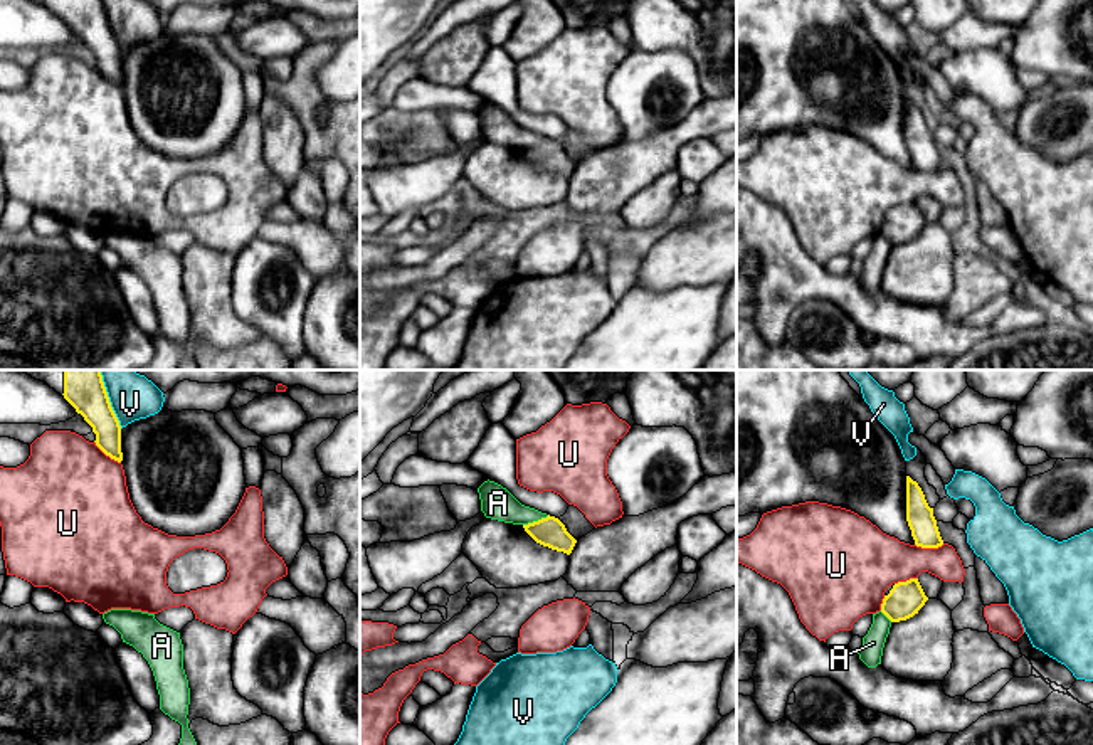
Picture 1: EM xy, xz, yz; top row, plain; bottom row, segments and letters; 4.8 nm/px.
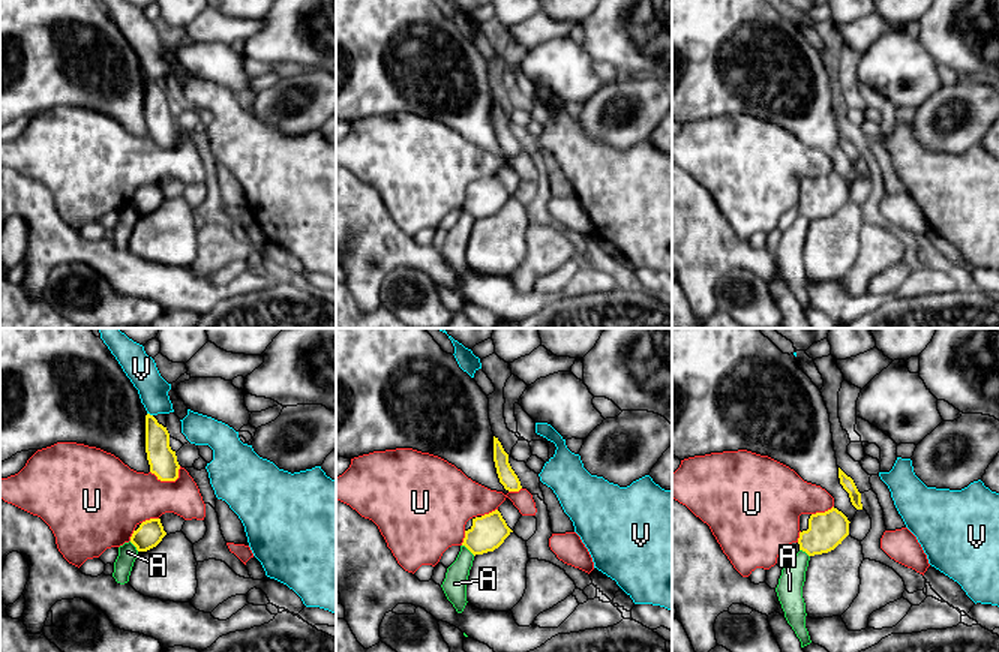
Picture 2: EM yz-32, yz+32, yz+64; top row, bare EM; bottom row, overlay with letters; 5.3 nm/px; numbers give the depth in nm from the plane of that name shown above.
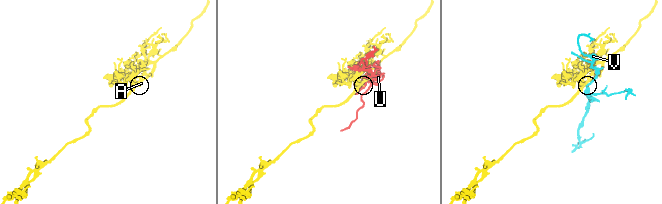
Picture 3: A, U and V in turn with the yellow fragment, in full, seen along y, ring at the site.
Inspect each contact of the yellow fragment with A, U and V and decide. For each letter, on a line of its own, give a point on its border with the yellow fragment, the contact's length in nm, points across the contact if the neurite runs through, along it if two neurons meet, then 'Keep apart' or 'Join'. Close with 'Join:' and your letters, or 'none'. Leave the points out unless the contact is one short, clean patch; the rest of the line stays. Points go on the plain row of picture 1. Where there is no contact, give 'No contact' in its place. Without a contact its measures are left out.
A: Touches yellow at xz (535, 145). Shared border 140 nm. Boundary: xz (549, 138), (523, 148). Keep apart
U: Touches yellow at yz (929, 170). Shared border 140 nm. Keep apart
V: Touches yellow at xy (110, 26). Shared border 260 nm. Keep apart
Join: none

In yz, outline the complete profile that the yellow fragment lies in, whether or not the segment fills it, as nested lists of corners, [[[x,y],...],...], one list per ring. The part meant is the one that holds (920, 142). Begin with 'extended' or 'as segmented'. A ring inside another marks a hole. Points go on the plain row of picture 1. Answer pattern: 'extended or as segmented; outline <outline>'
as segmented; outline [[[906,99],[906,145],[916,170],[938,172],[943,168],[933,131],[928,129],[921,111],[910,99]]]

